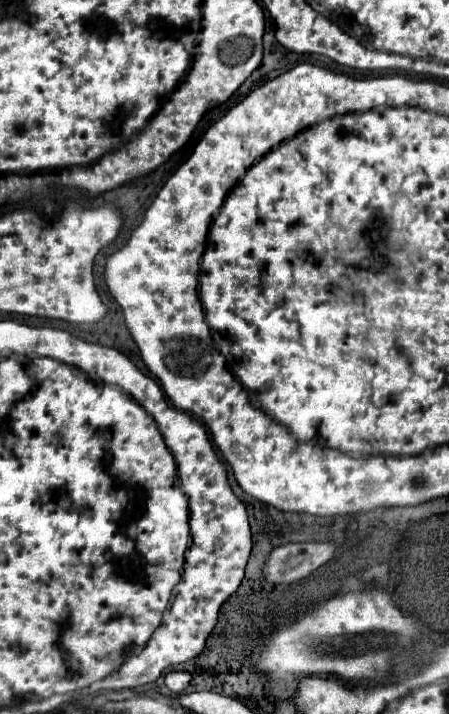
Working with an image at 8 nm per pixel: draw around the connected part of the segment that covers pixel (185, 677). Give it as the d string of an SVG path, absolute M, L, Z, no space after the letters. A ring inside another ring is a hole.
M173 670L173 672L169 672L169 674L165 676L167 688L169 688L171 692L175 692L175 694L183 692L183 690L189 686L189 680L191 680L189 672L183 672L183 670Z

